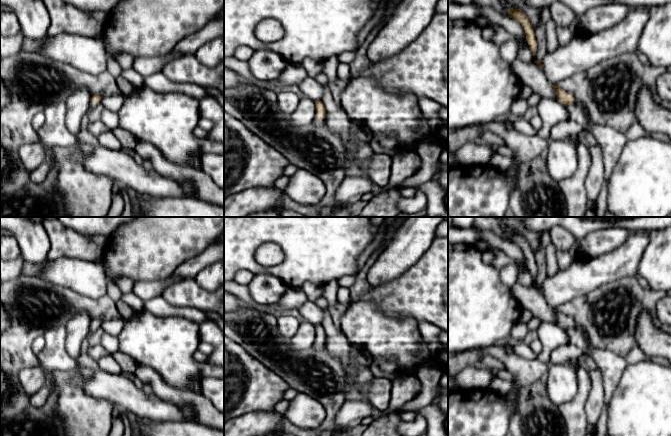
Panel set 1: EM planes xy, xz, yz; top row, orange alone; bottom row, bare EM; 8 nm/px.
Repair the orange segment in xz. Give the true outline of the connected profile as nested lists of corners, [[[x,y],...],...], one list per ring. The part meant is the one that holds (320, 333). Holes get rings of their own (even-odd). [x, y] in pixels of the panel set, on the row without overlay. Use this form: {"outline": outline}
{"outline": [[[315,325],[316,328],[316,342],[314,343],[314,348],[320,348],[323,346],[326,340],[326,333],[322,325]]]}

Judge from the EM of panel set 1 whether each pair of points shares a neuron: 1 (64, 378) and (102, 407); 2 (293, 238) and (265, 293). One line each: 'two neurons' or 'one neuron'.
1: one neuron
2: two neurons

